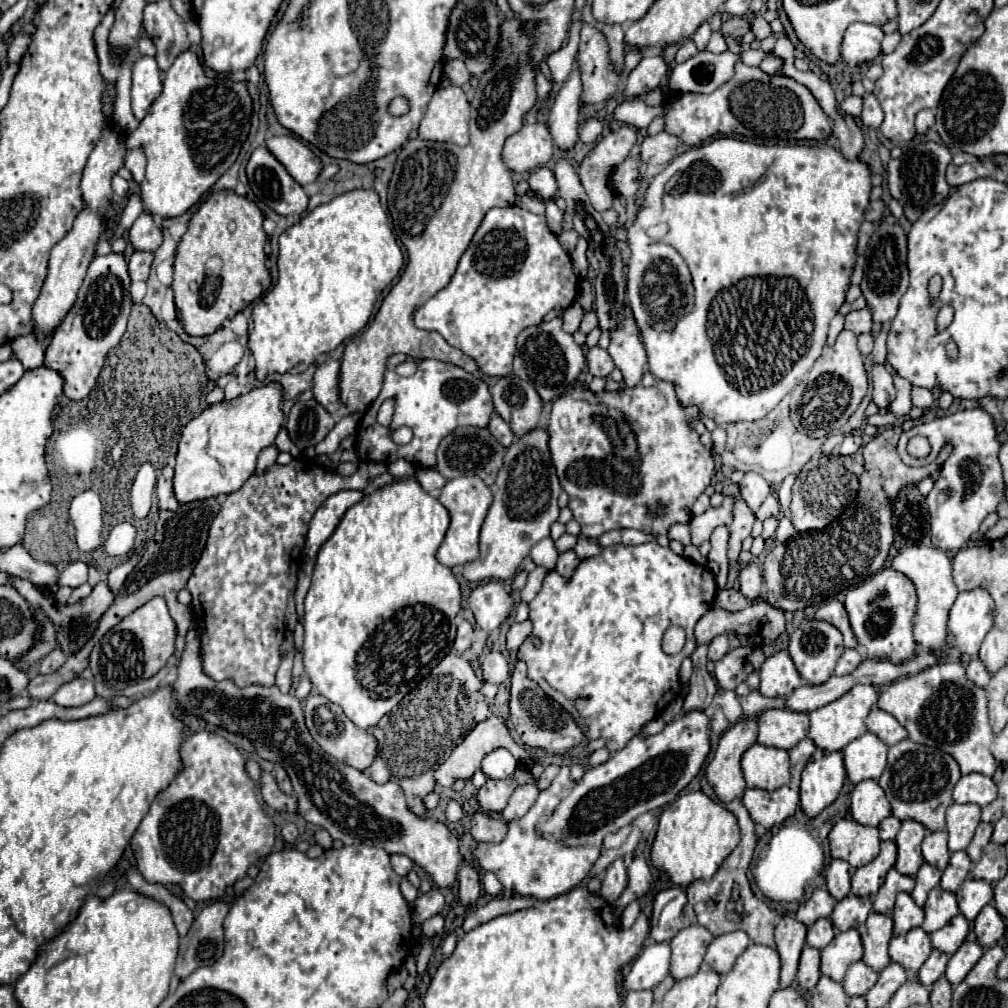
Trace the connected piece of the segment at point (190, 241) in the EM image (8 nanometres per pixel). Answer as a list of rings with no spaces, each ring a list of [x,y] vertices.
[[[223,189],[211,193],[201,203],[177,247],[171,285],[177,311],[189,335],[203,337],[215,333],[225,319],[243,311],[269,289],[271,275],[265,265],[265,243],[267,235],[263,231],[263,213],[247,197],[241,197],[231,189]]]

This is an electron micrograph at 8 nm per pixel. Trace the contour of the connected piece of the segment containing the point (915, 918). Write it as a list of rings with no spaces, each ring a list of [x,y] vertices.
[[[899,893],[895,901],[895,909],[893,909],[893,921],[895,921],[893,933],[903,935],[909,929],[919,927],[923,923],[923,909],[915,905],[909,893]]]

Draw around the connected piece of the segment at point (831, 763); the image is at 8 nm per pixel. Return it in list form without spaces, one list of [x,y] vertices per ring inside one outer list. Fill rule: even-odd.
[[[825,753],[819,761],[809,761],[801,773],[801,809],[815,817],[841,793],[845,781],[843,753]]]

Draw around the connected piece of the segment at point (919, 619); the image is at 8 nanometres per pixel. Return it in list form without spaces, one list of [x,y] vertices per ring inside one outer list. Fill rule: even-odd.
[[[911,545],[903,547],[897,557],[891,561],[891,569],[903,573],[911,579],[917,591],[917,609],[915,609],[915,641],[921,649],[927,651],[941,651],[945,647],[945,635],[947,635],[947,615],[957,599],[959,591],[953,581],[953,565],[949,557],[937,549],[927,545]]]

